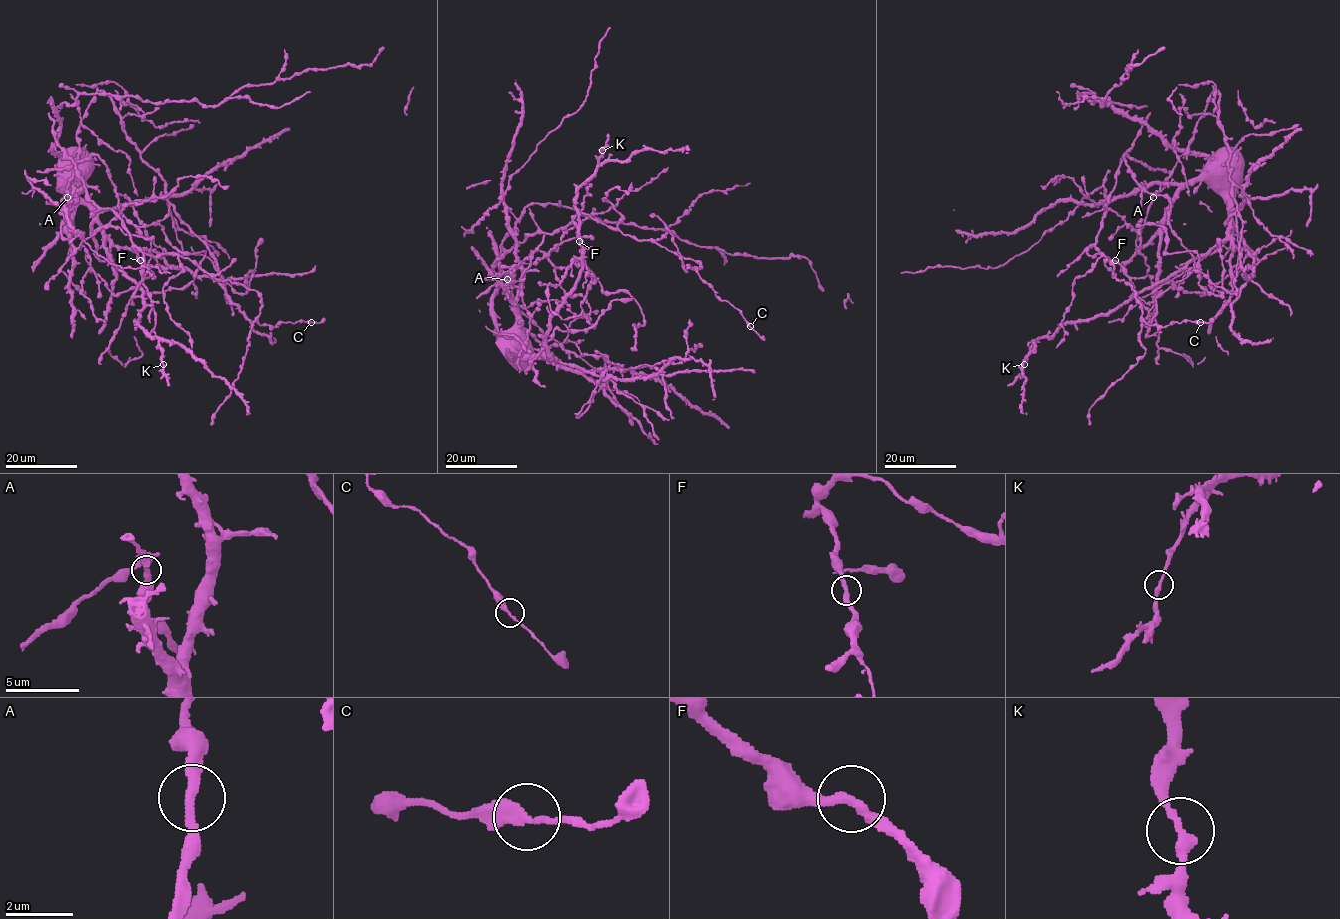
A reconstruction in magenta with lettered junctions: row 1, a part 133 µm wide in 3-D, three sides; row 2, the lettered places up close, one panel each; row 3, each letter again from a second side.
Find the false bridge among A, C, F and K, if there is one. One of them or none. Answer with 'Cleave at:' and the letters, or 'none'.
Cleave at: none

